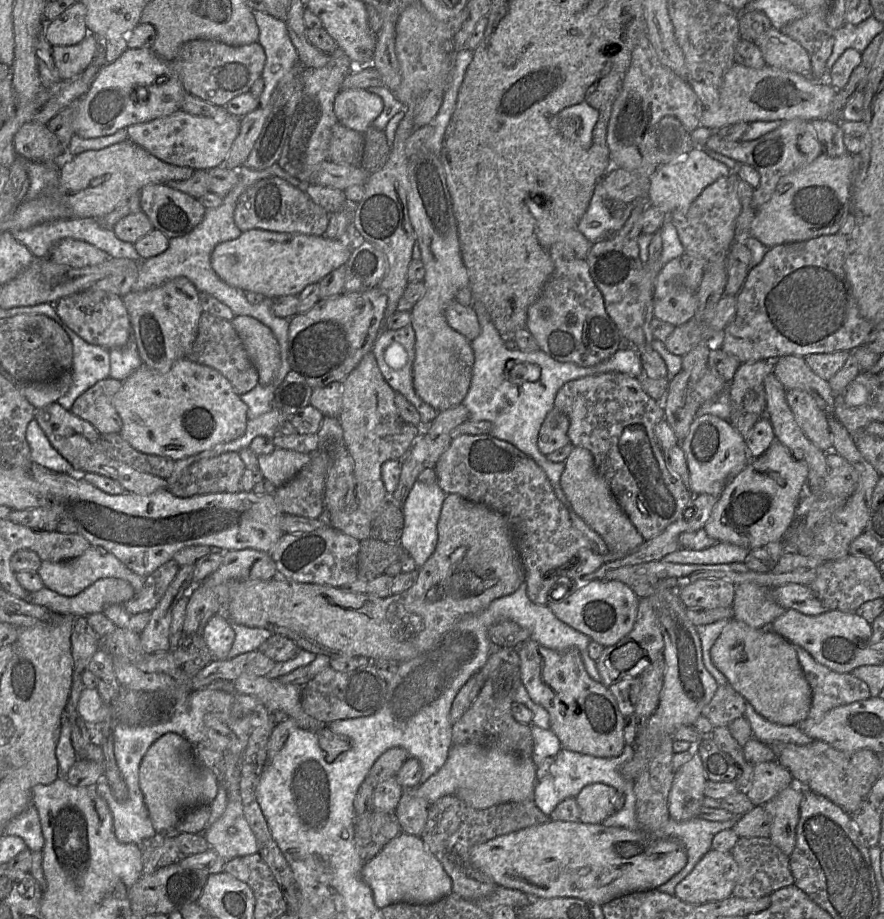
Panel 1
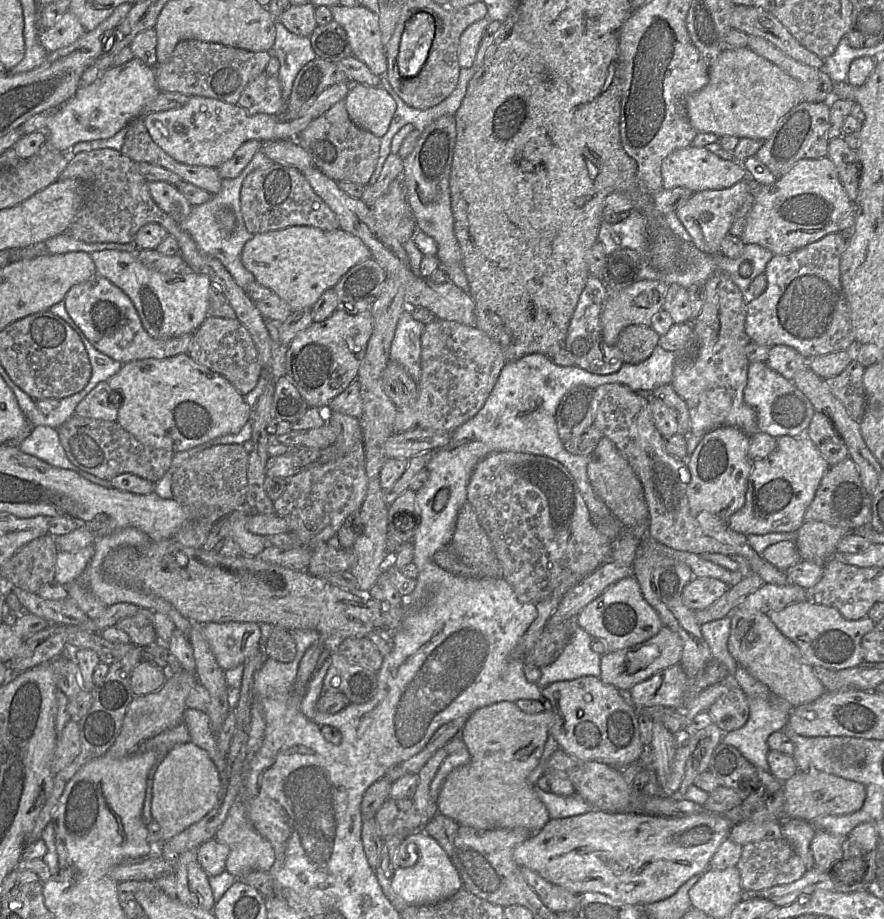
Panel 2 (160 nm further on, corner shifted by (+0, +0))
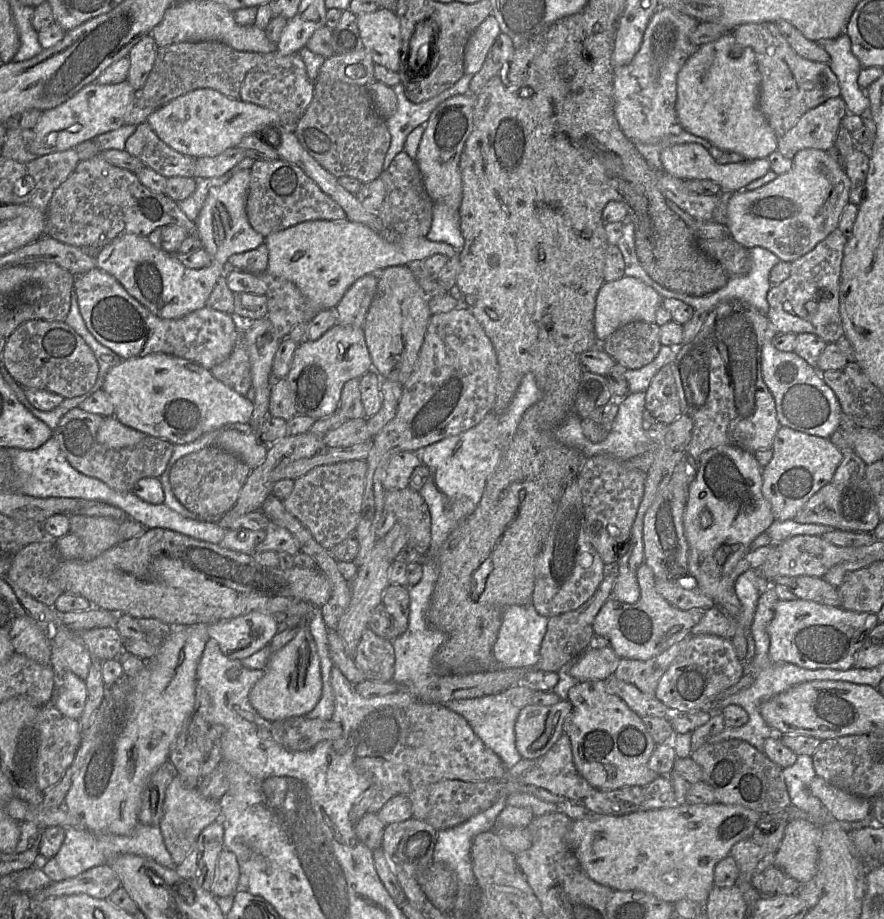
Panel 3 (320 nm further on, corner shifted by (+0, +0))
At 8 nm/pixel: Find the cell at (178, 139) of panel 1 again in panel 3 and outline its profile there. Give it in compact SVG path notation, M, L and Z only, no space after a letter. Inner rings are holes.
M200 88L171 100L151 113L147 123L169 147L194 158L214 157L235 148L249 134L261 132L270 125L296 128L299 118L292 113L279 114L271 109L229 98L211 88Z

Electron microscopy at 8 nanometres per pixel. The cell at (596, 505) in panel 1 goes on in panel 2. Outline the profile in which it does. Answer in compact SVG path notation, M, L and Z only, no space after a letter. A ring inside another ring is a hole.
M605 436L601 437L590 454L587 475L596 495L625 527L634 527L648 519L648 508L640 480L626 458L618 451L614 443Z

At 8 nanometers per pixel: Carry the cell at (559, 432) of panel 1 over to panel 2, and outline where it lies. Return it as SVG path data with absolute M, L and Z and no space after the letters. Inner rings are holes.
M579 385L564 394L555 414L557 433L562 442L591 426L596 412L597 401L593 388Z

